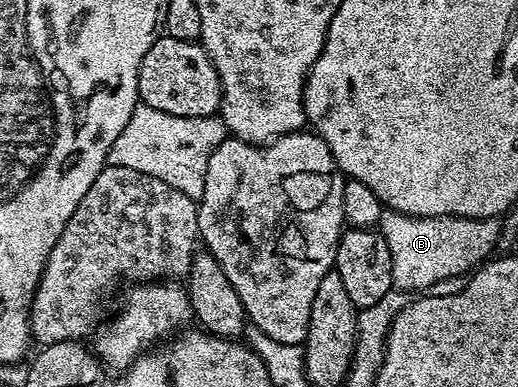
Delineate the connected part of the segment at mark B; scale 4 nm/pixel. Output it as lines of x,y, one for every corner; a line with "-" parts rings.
386,209
376,230
384,237
392,256
395,288
405,293
426,293
440,281
469,276
487,262
498,246
500,223
497,218
465,219
455,215
412,217

